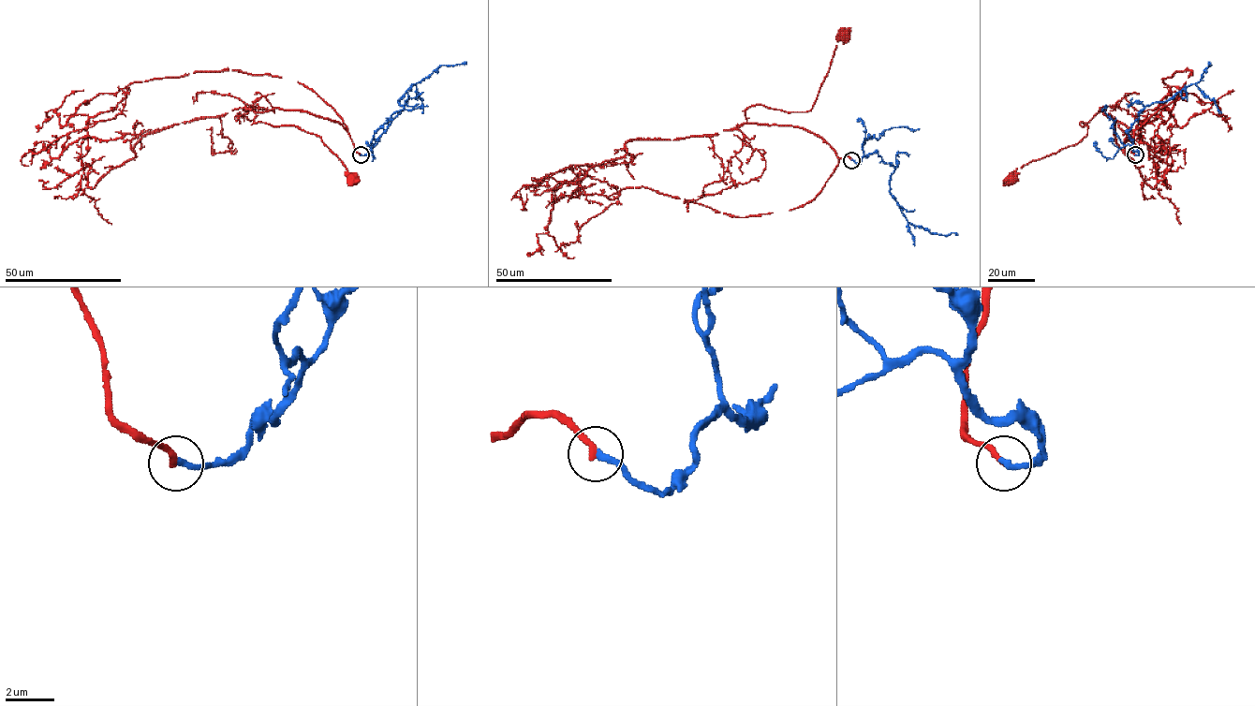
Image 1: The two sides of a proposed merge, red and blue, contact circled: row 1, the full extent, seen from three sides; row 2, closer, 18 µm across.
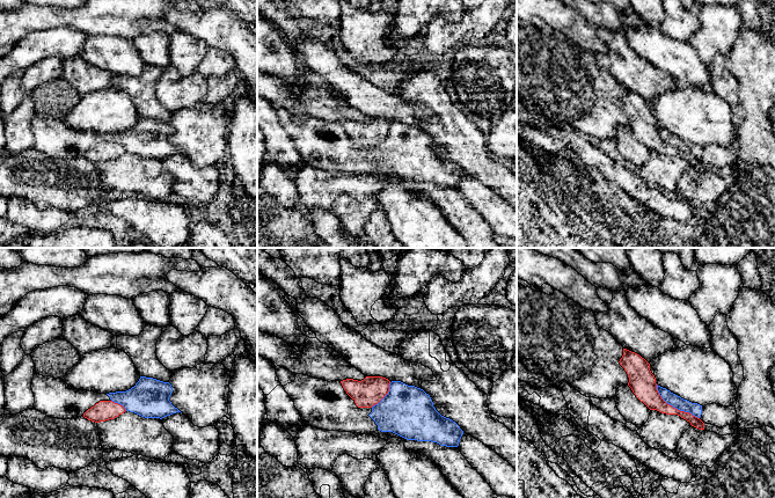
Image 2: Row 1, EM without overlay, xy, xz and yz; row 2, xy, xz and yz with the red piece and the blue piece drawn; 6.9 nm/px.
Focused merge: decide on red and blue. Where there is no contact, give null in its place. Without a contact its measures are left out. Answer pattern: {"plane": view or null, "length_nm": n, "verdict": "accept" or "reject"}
{"plane": "yz", "length_nm": 380, "verdict": "reject"}

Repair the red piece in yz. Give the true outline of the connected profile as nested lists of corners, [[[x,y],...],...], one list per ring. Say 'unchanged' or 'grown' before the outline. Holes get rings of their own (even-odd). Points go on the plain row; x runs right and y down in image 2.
grown; [[[623,89],[623,96],[619,103],[628,115],[628,126],[631,129],[636,138],[650,151],[657,151],[666,155],[678,155],[699,170],[715,173],[719,176],[737,175],[737,163],[717,168],[715,166],[703,163],[700,159],[689,153],[680,152],[667,145],[657,131],[656,118],[650,111],[650,104],[639,95]]]

